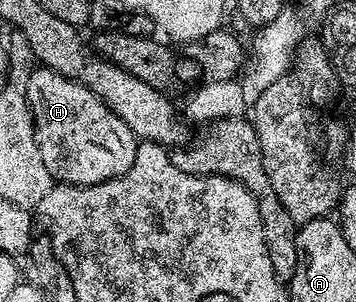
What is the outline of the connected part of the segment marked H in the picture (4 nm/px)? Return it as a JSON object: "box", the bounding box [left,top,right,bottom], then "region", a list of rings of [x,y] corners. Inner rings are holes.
{"box":[25,67,138,185],"region":[[[37,67],[27,79],[25,94],[29,100],[29,110],[33,112],[33,126],[37,129],[37,142],[40,154],[43,155],[43,163],[47,163],[47,171],[58,182],[70,185],[103,183],[107,179],[123,175],[135,163],[138,137],[131,131],[131,127],[127,127],[127,123],[123,123],[123,119],[119,119],[119,115],[111,111],[111,107],[107,107],[107,103],[100,101],[80,81]]]}

